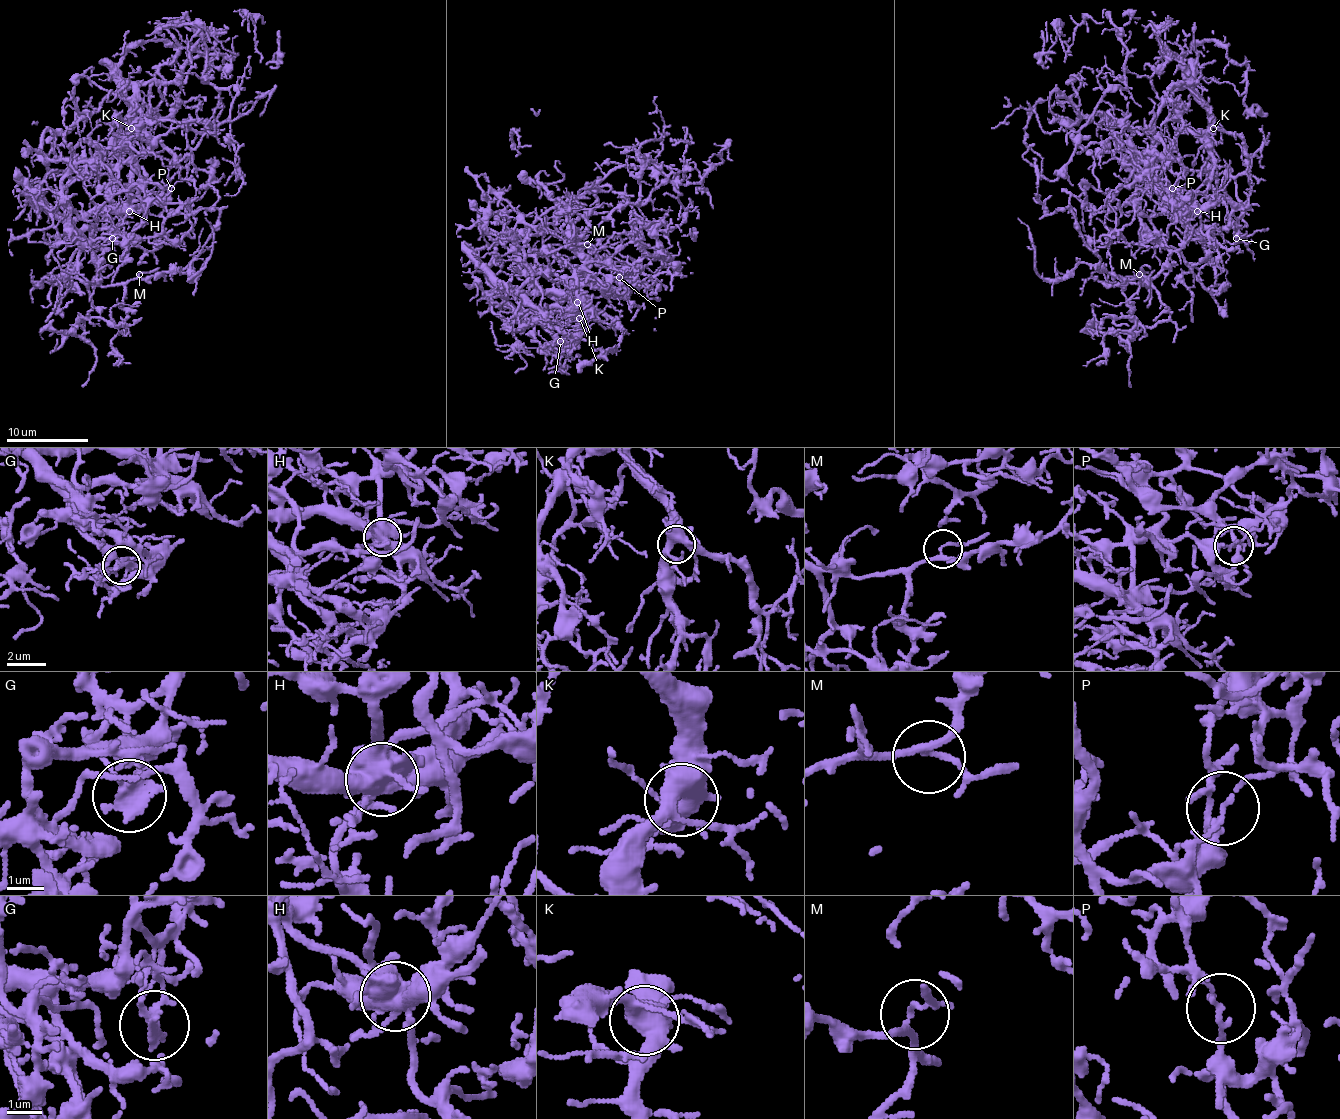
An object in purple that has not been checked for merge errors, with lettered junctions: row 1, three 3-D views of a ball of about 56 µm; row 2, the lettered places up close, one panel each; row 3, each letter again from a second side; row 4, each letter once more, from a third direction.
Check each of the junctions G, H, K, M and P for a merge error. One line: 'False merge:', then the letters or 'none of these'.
False merge: G, H, P

